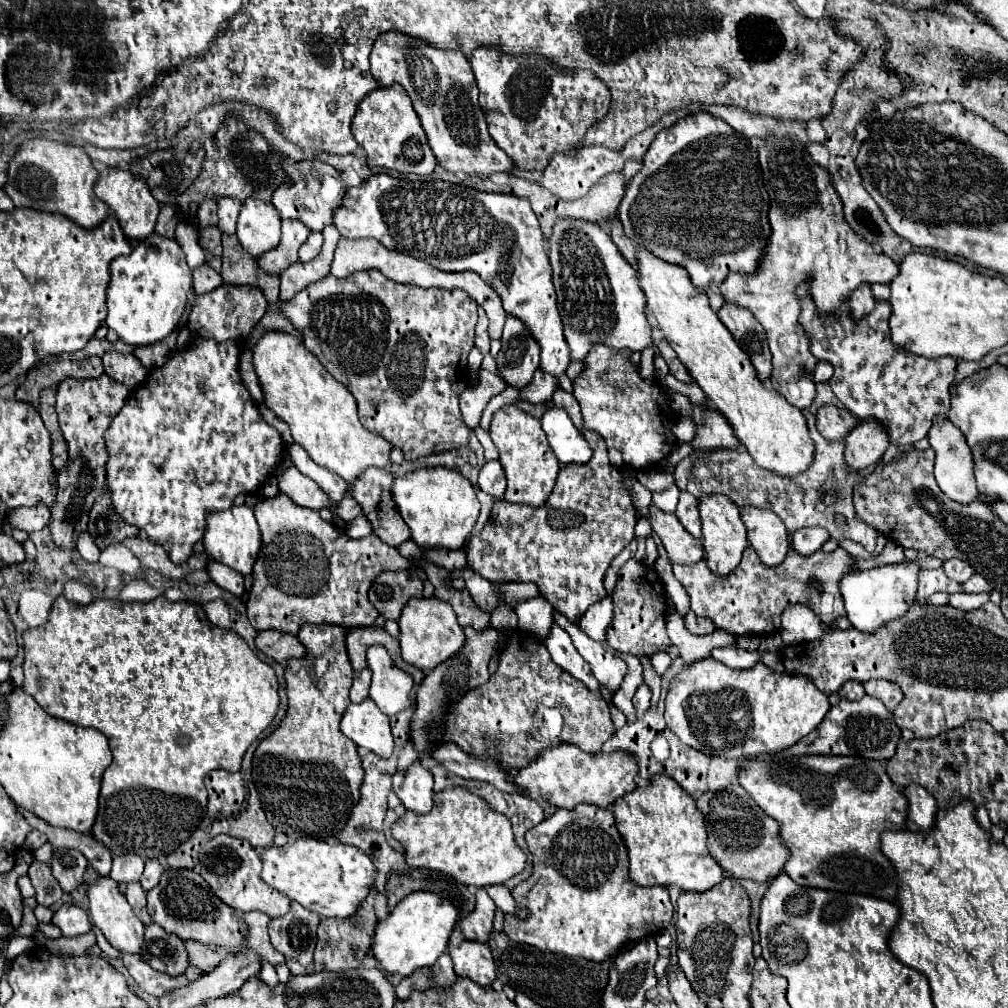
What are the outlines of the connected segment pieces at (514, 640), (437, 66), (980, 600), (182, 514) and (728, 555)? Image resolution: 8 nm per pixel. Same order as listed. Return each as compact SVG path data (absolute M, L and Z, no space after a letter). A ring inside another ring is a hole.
M519 628L505 632L509 640L499 656L497 672L457 702L451 702L445 718L445 740L457 744L473 758L493 758L505 772L521 770L543 748L563 742L579 746L587 754L601 752L605 740L615 734L607 702L583 682L557 666L543 640Z
M389 30L379 34L373 44L371 74L383 86L399 82L409 92L413 108L427 132L429 146L445 170L485 178L513 168L507 154L489 138L485 116L477 102L477 82L469 58L461 50L439 50L429 42Z
M959 592L959 594L951 594L949 604L953 608L961 608L961 610L975 610L975 608L983 606L987 600L989 600L989 592L979 592L979 594Z
M195 338L195 342L185 350L177 350L175 354L171 354L171 358L167 360L167 364L163 368L153 368L147 382L137 386L133 390L133 396L127 398L123 410L113 418L109 430L105 432L105 440L107 440L107 450L109 450L109 462L107 462L107 492L111 494L113 506L115 510L129 522L139 526L141 530L145 530L149 534L149 538L157 544L161 544L169 558L175 564L185 562L191 554L193 554L193 544L197 540L203 538L203 530L205 530L205 512L211 510L225 510L233 506L233 500L237 494L241 492L255 492L261 482L263 476L273 474L279 458L283 456L283 440L279 436L279 432L275 428L271 428L259 414L255 402L251 400L247 388L241 382L241 374L239 374L239 346L235 340L231 342L211 342L209 338ZM203 384L205 390L201 392L197 386Z
M703 494L699 498L699 512L703 522L703 546L705 546L707 564L717 576L727 576L737 568L741 554L747 546L747 530L743 526L739 508L727 496Z

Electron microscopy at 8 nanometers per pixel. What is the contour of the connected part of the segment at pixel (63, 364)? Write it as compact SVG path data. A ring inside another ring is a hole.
M91 356L91 358L85 358L85 360L47 360L47 362L39 362L37 366L33 366L21 380L19 388L17 388L17 400L25 400L25 402L31 402L37 412L41 414L47 430L51 432L51 440L53 440L53 468L59 472L65 462L67 462L67 446L65 446L65 440L61 436L61 430L59 430L59 424L57 424L57 412L55 412L55 390L59 386L59 382L63 382L65 378L99 378L103 374L103 364L101 364L101 358L97 356Z

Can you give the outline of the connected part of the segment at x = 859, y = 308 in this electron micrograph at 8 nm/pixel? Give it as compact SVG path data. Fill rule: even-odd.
M865 282L863 286L859 286L859 290L855 290L855 294L851 294L849 302L851 302L851 312L853 312L855 320L867 316L875 308L875 298L873 298L873 292L871 292L871 284Z

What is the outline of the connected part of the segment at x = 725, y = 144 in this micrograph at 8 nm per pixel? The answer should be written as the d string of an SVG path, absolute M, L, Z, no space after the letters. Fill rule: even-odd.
M699 110L699 112L691 114L691 116L681 118L677 124L673 124L671 128L665 128L665 130L661 130L657 134L657 138L653 140L651 148L647 150L647 154L643 158L643 168L627 184L625 198L623 198L621 206L617 208L617 216L621 218L627 236L637 246L645 246L647 250L651 250L655 256L659 256L665 262L673 262L673 264L683 266L689 272L695 286L707 288L711 284L717 284L717 286L723 284L723 280L727 278L729 272L739 272L739 274L755 274L757 272L757 266L759 266L759 262L763 258L763 250L767 246L767 238L771 236L771 226L769 226L769 218L767 218L769 204L771 204L771 198L769 198L769 194L765 190L765 184L763 184L761 166L757 162L757 150L751 148L749 140L743 138L737 130L733 130L725 120L721 120L717 116L711 116L709 112Z

